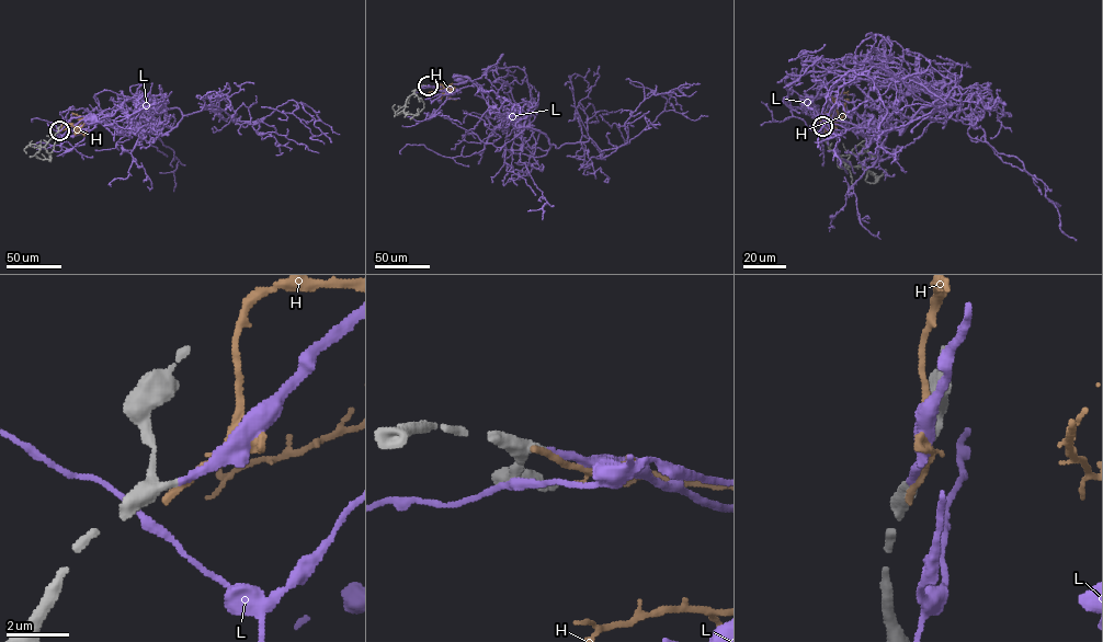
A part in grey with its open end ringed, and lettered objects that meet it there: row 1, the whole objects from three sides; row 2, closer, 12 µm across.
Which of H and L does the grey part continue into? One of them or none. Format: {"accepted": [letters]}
{"accepted": ["L"]}

